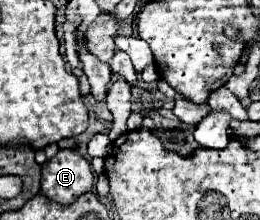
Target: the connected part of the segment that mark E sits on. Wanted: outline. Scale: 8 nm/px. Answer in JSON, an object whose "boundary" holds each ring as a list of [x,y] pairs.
{"boundary":[[[60,150],[42,166],[40,194],[58,204],[72,204],[80,194],[86,194],[92,188],[92,168],[78,150]]]}

